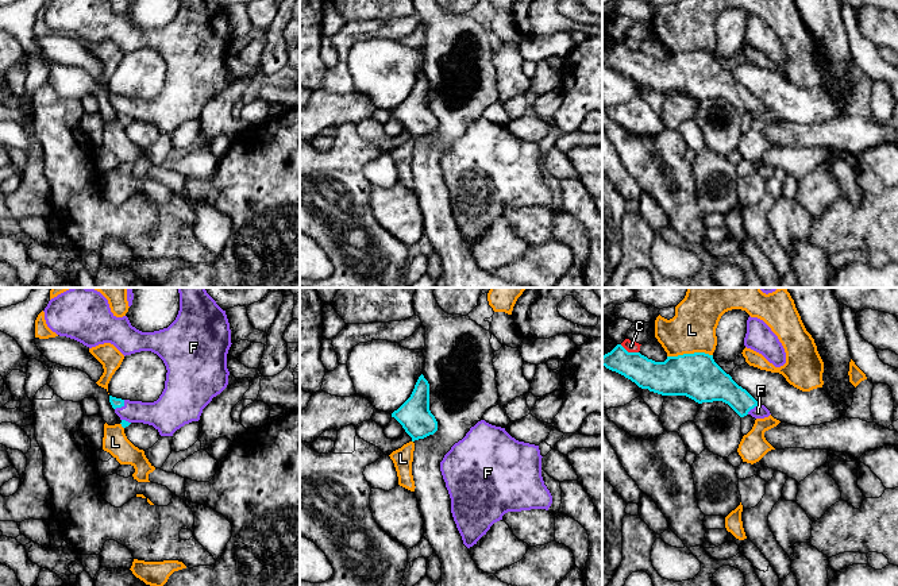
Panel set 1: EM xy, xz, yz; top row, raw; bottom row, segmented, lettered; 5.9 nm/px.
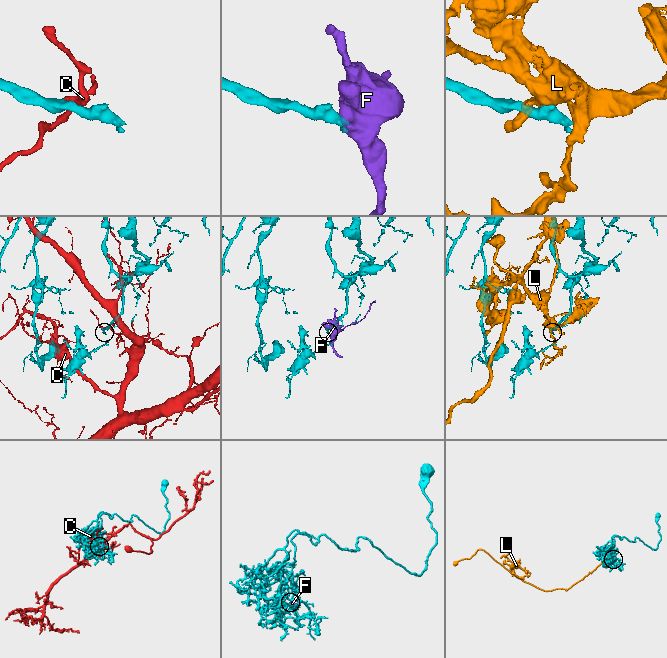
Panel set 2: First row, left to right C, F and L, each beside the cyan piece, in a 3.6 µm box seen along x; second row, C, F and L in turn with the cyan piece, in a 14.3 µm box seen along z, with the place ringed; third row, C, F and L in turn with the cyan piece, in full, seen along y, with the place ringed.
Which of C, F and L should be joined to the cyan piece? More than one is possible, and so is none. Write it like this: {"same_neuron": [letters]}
{"same_neuron": ["F"]}

